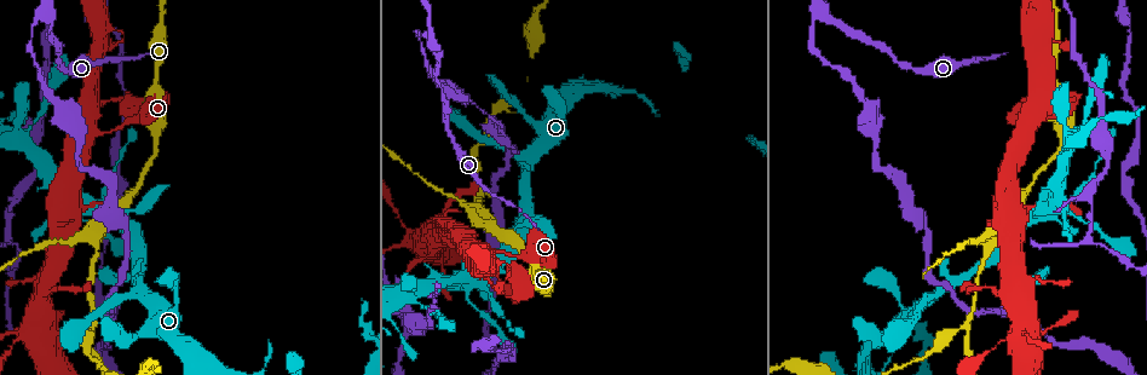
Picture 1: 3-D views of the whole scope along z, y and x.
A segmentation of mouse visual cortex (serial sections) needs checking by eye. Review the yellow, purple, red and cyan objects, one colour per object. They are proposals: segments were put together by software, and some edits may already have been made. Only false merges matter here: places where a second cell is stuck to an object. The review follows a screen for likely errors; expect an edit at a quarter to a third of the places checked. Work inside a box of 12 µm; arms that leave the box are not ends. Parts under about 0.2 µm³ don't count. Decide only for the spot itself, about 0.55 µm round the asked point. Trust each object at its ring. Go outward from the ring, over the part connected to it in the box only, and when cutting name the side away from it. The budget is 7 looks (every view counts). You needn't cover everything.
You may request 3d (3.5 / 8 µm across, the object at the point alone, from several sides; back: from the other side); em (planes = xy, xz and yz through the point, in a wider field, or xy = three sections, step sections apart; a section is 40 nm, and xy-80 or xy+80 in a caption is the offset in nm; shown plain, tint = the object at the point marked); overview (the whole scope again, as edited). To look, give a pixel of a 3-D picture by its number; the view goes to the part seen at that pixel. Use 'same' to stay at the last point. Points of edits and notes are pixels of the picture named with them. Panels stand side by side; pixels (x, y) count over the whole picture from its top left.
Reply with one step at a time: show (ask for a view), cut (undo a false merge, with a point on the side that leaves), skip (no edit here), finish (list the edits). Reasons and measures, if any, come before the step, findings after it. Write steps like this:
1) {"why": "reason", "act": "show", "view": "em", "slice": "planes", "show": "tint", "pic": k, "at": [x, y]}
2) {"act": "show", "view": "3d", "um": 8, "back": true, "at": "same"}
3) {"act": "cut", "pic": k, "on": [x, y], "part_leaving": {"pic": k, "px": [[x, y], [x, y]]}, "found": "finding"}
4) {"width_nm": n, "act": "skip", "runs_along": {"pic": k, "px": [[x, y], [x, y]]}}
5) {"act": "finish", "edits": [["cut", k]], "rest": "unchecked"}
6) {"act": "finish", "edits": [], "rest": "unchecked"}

{"why": "arms part here", "act": "show", "view": "3d", "um": 3.5, "pic": 1, "at": [486, 222]}

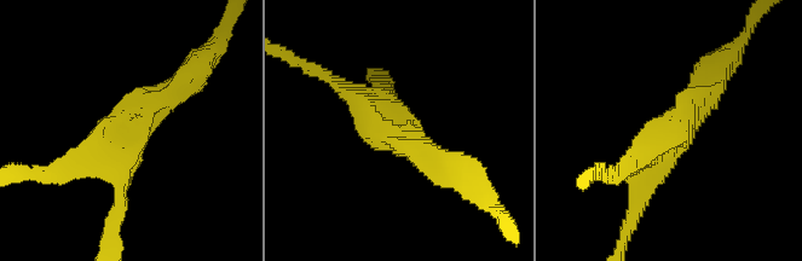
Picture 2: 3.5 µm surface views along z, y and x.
{"why": "shape alone is not enough", "act": "show", "view": "em", "slice": "xy", "step": 1, "show": "tint", "pic": 2, "at": [395, 136]}

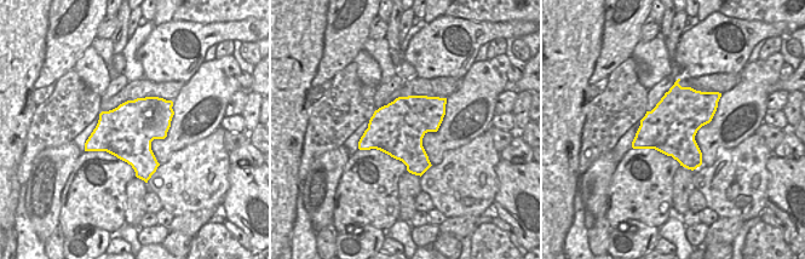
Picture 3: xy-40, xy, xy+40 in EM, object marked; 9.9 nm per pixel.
{"arm_widths_nm": [200, 300, 350], "act": "skip", "runs_along": {"pic": 2, "px": [[707, 86], [645, 164], [639, 201]]}, "found": "continuous, no second cell"}

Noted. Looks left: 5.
{"why": "branch point", "act": "show", "view": "3d", "um": 3.5, "pic": 1, "at": [479, 188]}

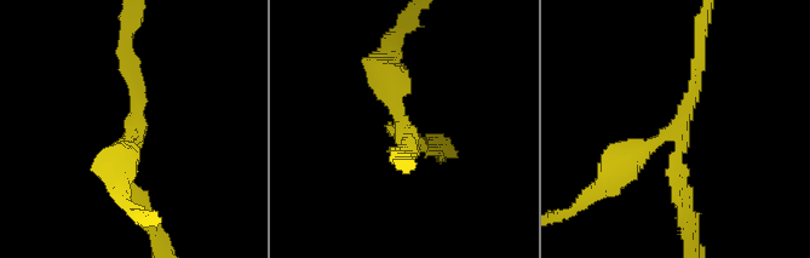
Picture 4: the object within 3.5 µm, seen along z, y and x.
{"arms": 3, "arm_widths_nm": [100, 200, 350], "why": "need the tissue", "act": "show", "view": "em", "slice": "planes", "show": "tint", "pic": 4, "at": [405, 132]}

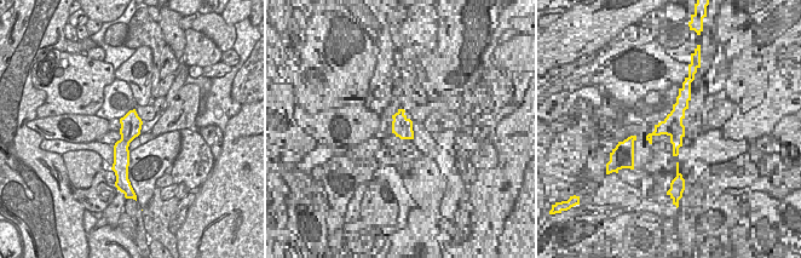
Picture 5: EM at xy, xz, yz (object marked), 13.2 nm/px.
{"width_nm": 280, "act": "skip", "runs_along": {"pic": 4, "px": [[701, 56], [679, 126], [614, 175]]}, "found": "all the same cell"}

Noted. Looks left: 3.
{"act": "show", "view": "3d", "um": 3.5, "pic": 1, "at": [27, 337]}

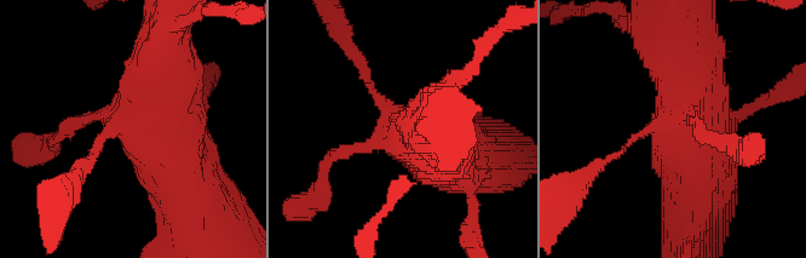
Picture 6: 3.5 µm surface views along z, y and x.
{"act": "show", "view": "em", "slice": "planes", "show": "tint", "pic": 6, "at": [125, 123]}

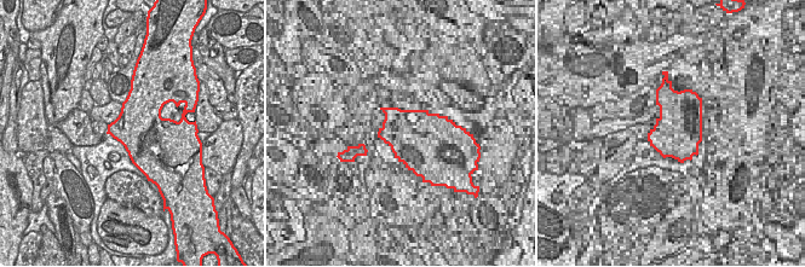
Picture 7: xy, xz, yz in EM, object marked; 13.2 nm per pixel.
{"act": "skip", "runs_along": {"pic": 6, "px": [[681, 39], [694, 177]]}, "found": "all the same cell"}

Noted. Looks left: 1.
{"act": "finish", "edits": [], "rest": "unchecked"}

